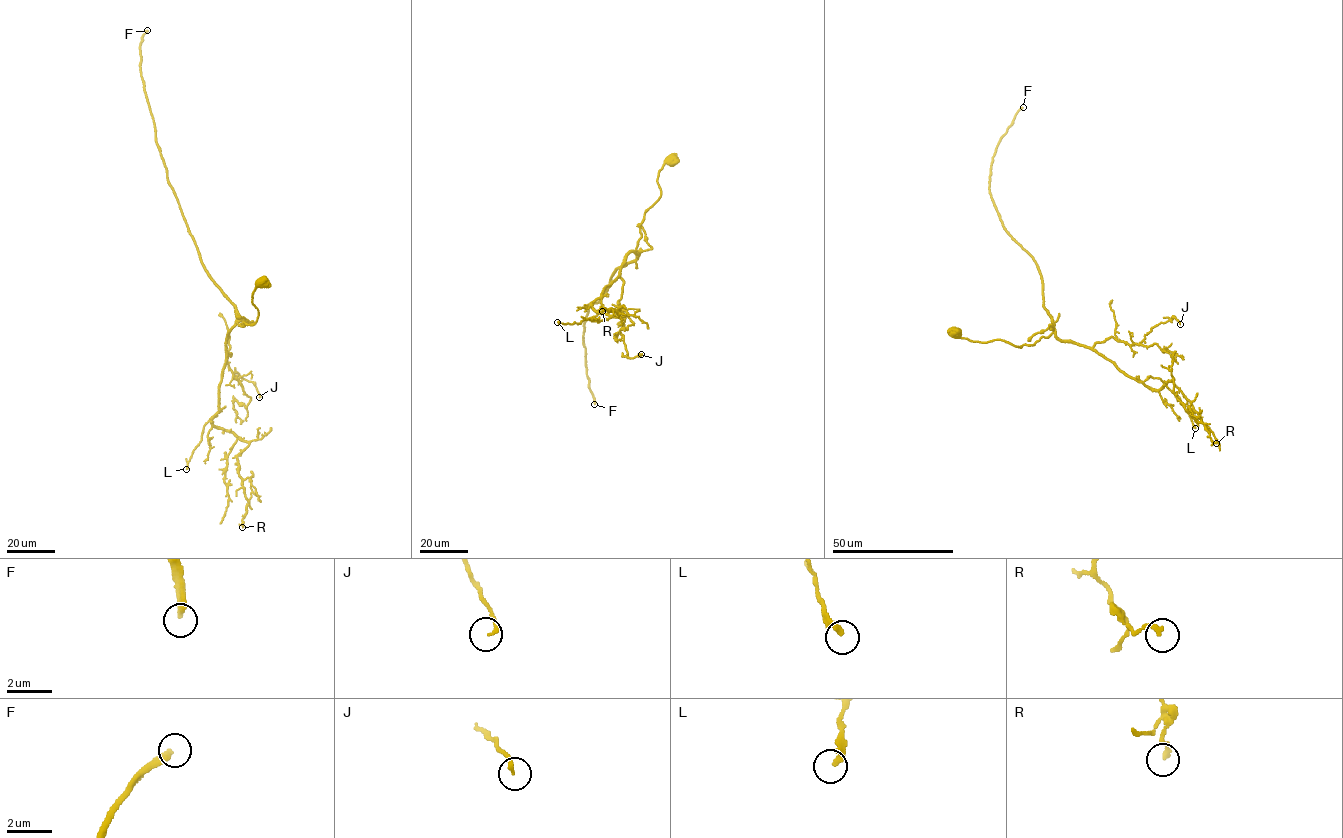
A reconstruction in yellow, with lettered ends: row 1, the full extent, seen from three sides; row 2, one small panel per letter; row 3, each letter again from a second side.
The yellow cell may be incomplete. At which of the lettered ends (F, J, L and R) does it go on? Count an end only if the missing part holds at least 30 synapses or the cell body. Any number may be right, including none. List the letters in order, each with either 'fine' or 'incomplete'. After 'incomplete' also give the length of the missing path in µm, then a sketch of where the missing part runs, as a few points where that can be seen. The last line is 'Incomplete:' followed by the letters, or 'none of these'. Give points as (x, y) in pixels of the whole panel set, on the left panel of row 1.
F: incomplete; about 200 µm are missing
J: fine
L: fine
R: fine
Incomplete: F

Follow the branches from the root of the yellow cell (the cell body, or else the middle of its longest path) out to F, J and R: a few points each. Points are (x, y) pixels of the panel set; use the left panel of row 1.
F: (261, 281), (252, 296), (257, 320), (240, 325), (234, 304), (202, 263), (168, 180), (141, 75), (147, 30)
J: (261, 281), (252, 296), (257, 320), (236, 322), (226, 343), (233, 375), (252, 382), (259, 397)
R: (261, 281), (252, 296), (257, 320), (229, 331), (212, 420), (249, 443), (237, 457), (248, 504), (242, 527)

